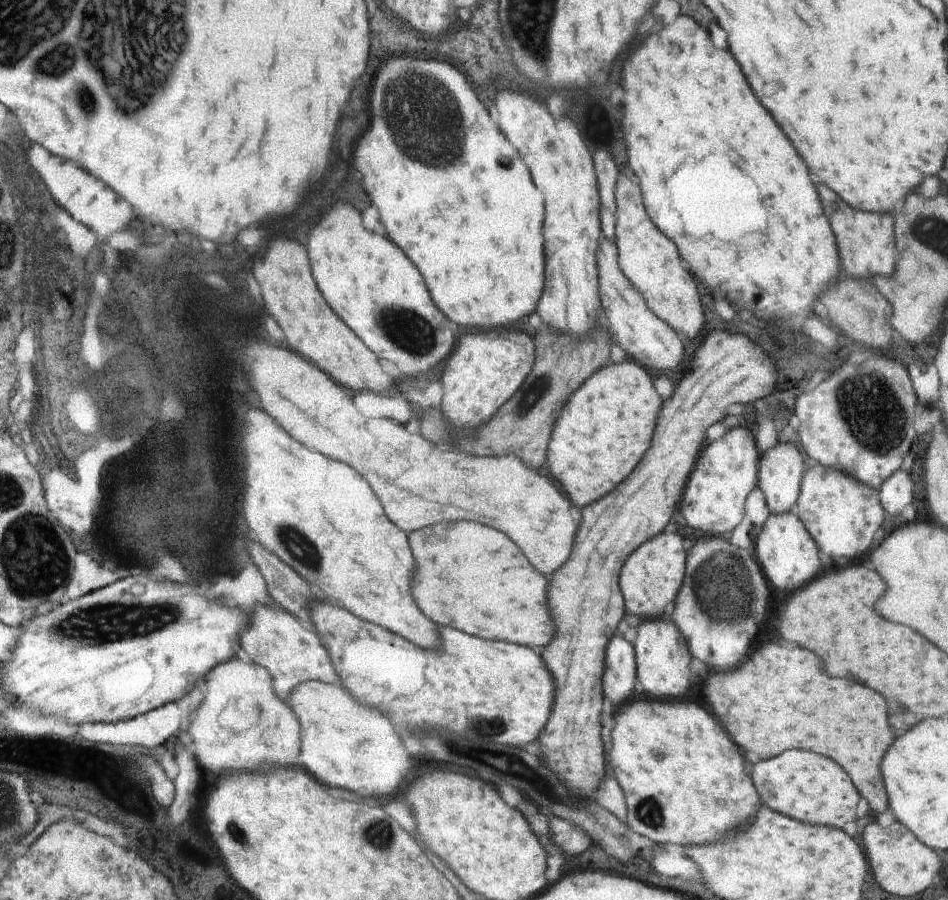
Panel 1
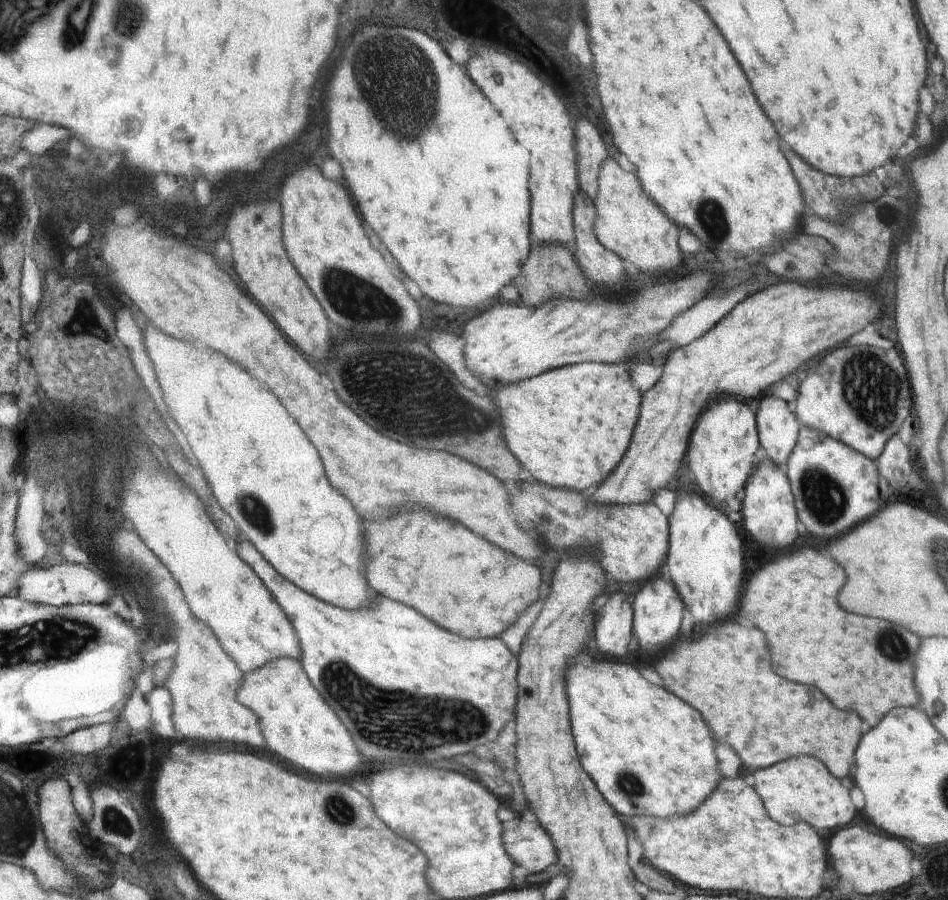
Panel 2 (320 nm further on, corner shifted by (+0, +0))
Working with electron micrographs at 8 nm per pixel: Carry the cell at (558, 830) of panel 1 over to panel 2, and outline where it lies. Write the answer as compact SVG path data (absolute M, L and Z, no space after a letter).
M521 816L506 821L504 846L515 860L516 866L526 868L529 874L545 870L558 862L556 846L538 821L526 822Z

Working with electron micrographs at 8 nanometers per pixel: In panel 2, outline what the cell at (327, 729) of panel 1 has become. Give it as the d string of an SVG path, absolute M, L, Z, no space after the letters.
M276 658L260 666L260 670L244 674L244 686L240 686L236 698L258 714L260 726L264 726L264 738L268 738L268 748L296 768L316 776L344 778L362 764L362 754L356 750L348 730L310 684L298 661Z

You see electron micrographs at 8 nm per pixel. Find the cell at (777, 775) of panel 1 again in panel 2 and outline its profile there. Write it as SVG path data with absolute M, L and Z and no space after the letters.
M799 756L778 762L770 768L760 768L754 772L754 790L763 800L767 814L776 823L791 826L798 822L806 822L816 830L834 830L836 826L844 828L856 816L856 808L850 800L848 790L840 786L840 782L828 774L826 764L811 756Z

